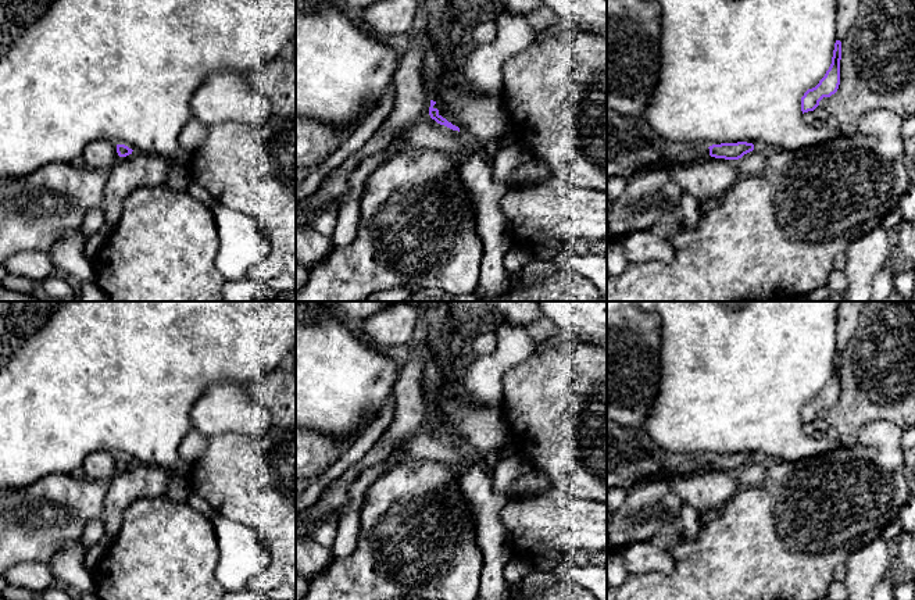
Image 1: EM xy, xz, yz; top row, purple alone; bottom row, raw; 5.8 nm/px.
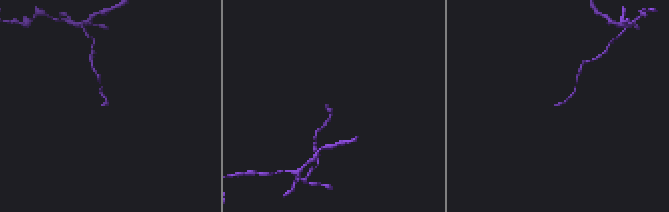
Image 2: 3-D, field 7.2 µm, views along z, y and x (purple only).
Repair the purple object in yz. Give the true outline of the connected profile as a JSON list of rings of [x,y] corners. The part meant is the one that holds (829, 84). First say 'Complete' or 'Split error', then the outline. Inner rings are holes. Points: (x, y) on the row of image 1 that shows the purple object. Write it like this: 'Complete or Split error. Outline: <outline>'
Complete. Outline: [[[836,40],[832,64],[826,71],[825,76],[819,81],[819,83],[815,88],[808,89],[801,97],[803,114],[814,111],[819,106],[819,101],[823,97],[830,97],[837,92],[840,85],[840,60],[841,60],[841,42]]]

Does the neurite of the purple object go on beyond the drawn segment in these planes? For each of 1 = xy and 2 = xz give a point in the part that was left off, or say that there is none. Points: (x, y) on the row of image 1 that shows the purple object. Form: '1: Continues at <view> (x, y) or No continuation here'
1: No continuation here
2: No continuation here

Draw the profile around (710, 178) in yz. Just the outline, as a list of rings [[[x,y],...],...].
[[[711,156],[690,164],[660,160],[657,162],[630,165],[622,165],[607,157],[607,179],[614,176],[632,176],[651,167],[669,172],[700,204],[708,199],[721,199],[739,176],[736,160],[715,158]]]

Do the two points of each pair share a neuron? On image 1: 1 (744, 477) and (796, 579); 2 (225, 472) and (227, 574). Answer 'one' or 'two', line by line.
1: two
2: two

